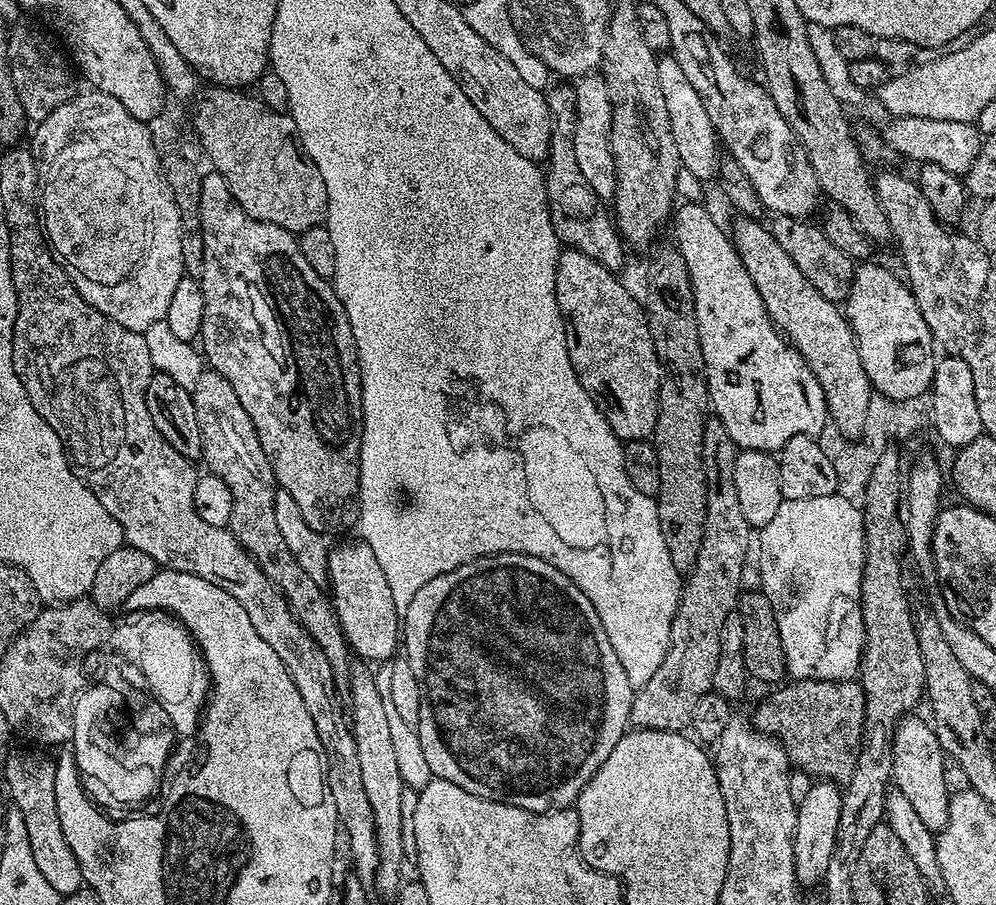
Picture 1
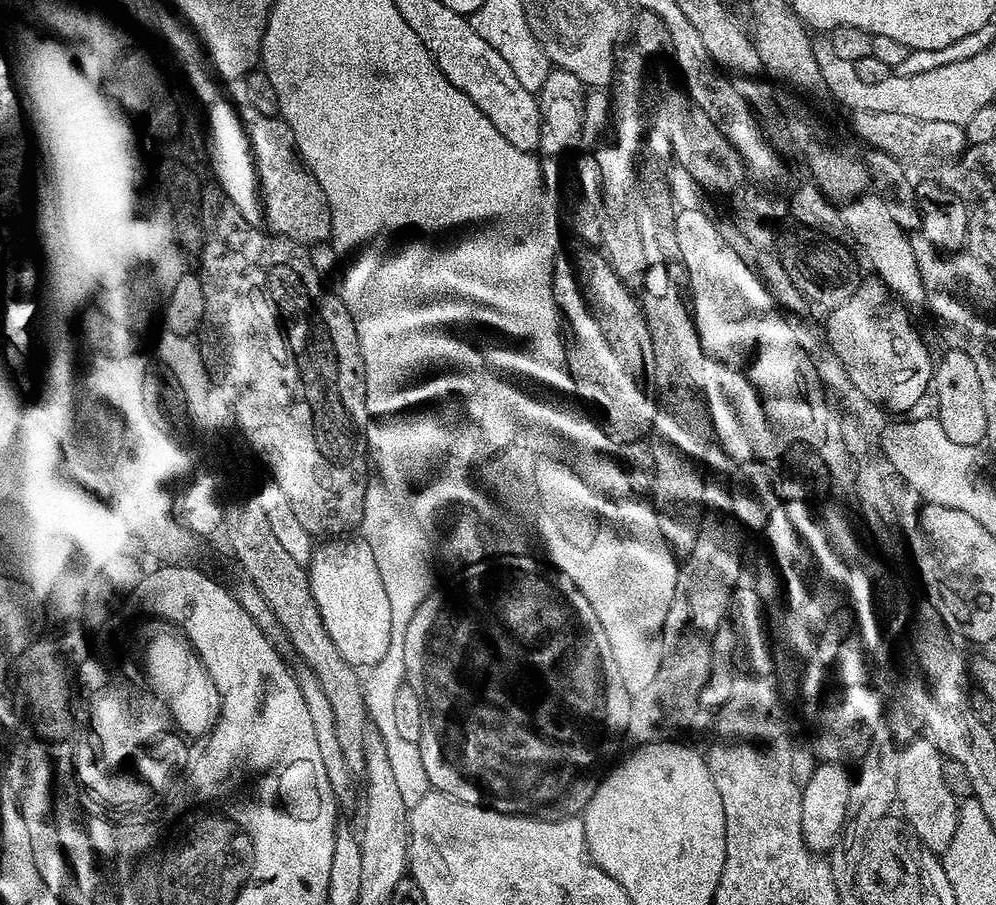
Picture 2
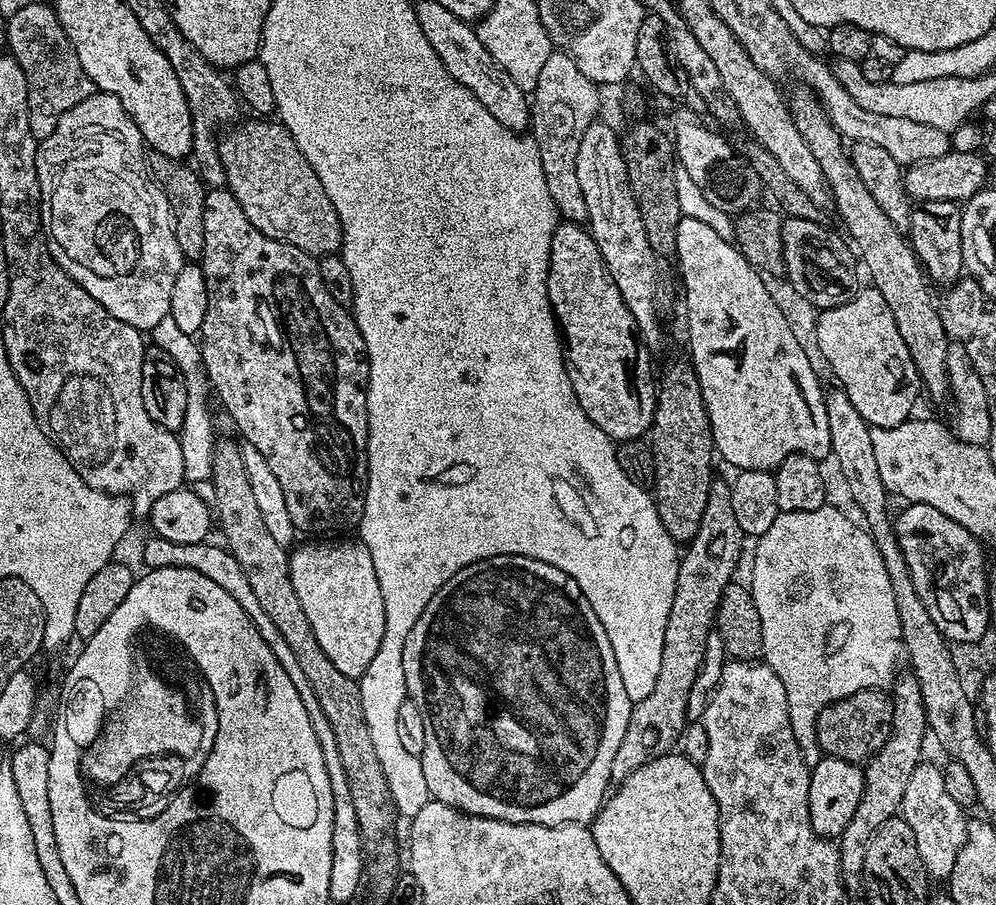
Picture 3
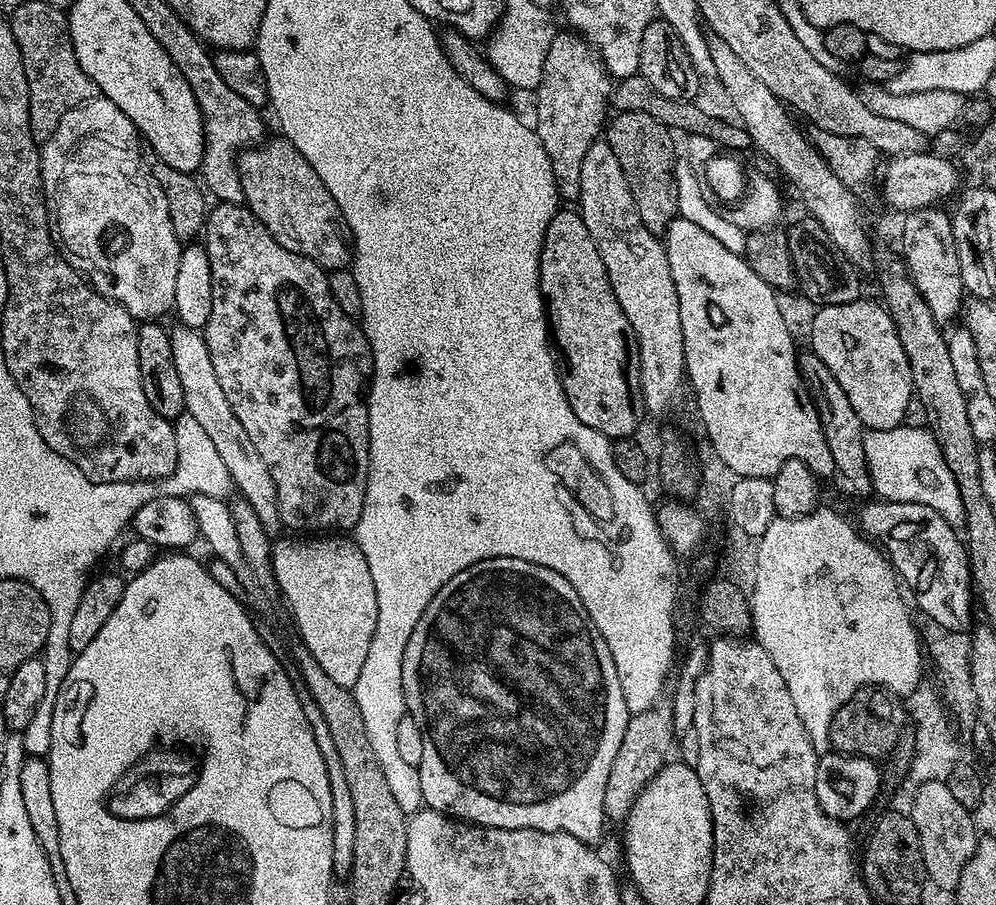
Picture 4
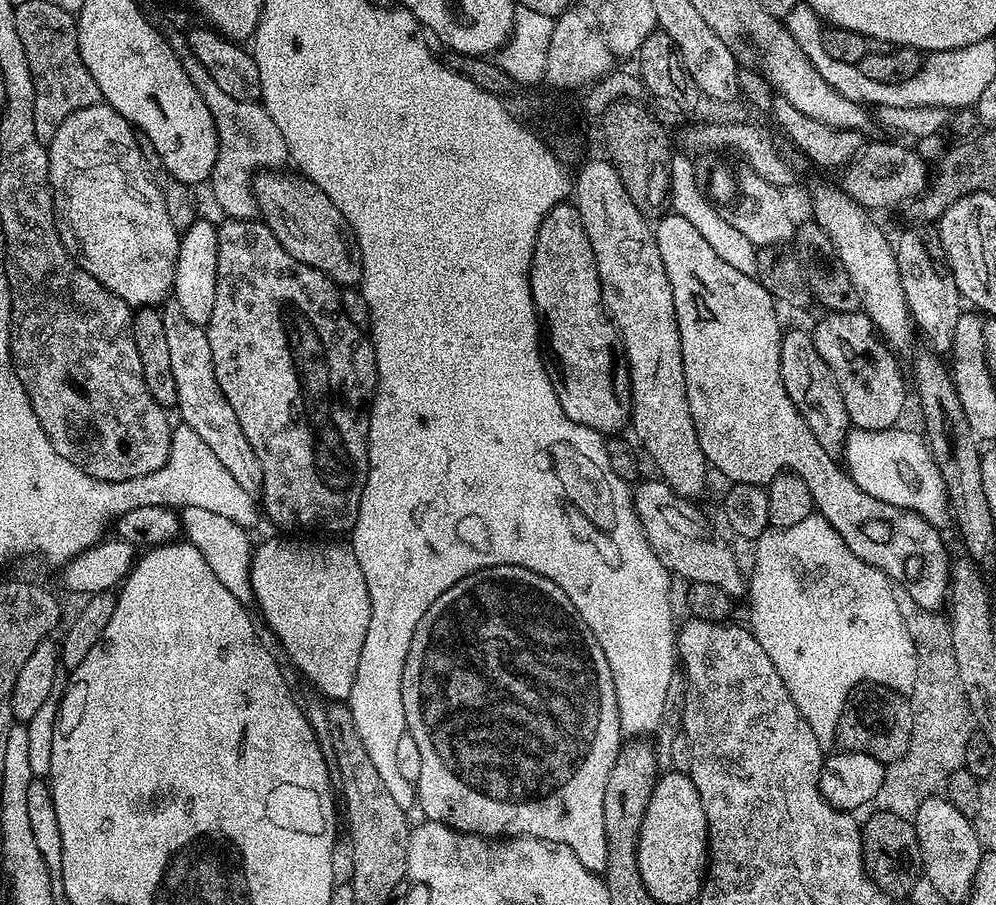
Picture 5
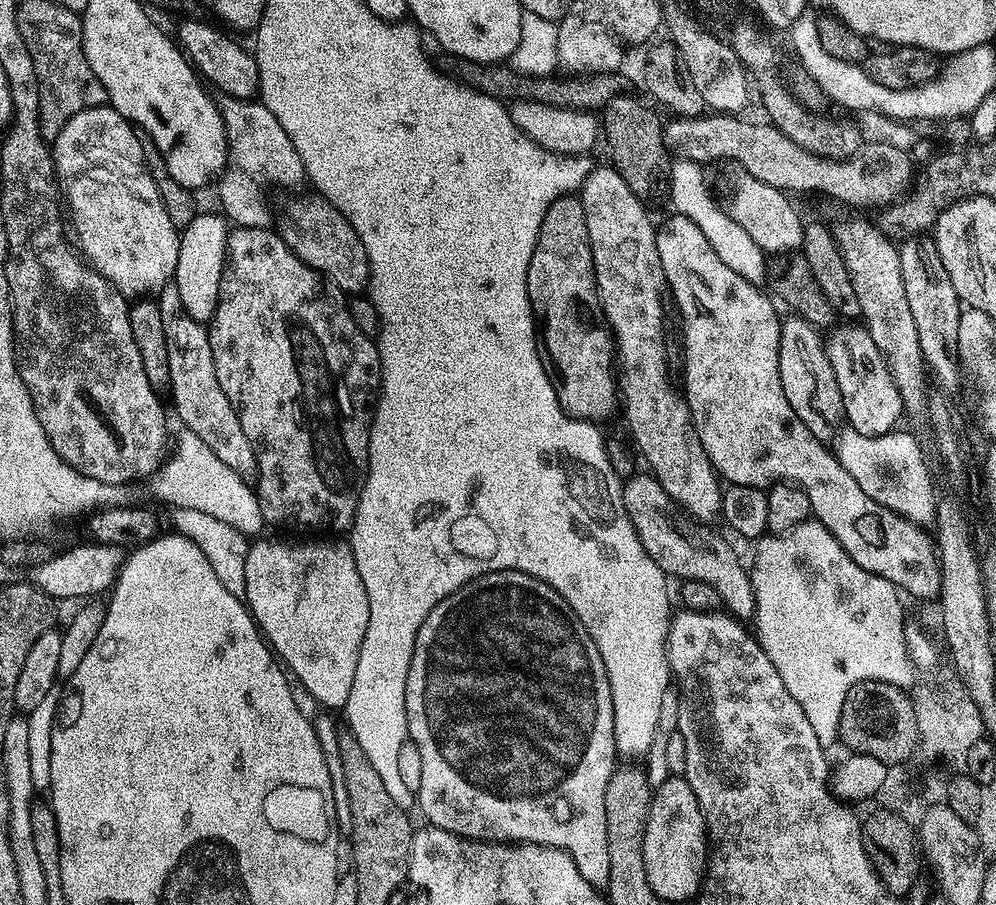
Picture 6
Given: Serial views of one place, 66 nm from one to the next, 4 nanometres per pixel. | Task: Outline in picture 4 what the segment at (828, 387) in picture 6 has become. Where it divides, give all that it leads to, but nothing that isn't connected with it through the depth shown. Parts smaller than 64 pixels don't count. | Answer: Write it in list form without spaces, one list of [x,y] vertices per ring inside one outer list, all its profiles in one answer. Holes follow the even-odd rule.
[[[804,350],[798,356],[800,362],[800,374],[816,405],[816,413],[822,422],[822,434],[826,434],[826,446],[830,446],[830,458],[834,458],[836,472],[841,476],[858,495],[869,495],[872,492],[872,479],[868,476],[868,463],[864,453],[864,424],[854,414],[854,406],[850,406],[850,398],[846,398],[846,390],[838,386],[838,378],[826,370],[826,366],[810,350]]]

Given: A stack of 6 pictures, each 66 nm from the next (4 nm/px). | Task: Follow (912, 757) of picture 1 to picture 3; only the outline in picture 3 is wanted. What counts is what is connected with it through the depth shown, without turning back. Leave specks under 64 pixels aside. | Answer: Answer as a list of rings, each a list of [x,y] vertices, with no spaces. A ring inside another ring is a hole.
[[[928,762],[921,764],[910,774],[910,782],[906,782],[906,794],[902,794],[899,815],[914,830],[914,842],[918,842],[918,854],[922,858],[924,868],[933,881],[947,881],[954,870],[954,862],[958,862],[958,850],[966,842],[969,817],[965,809],[950,798],[946,791],[944,773],[939,767]]]

